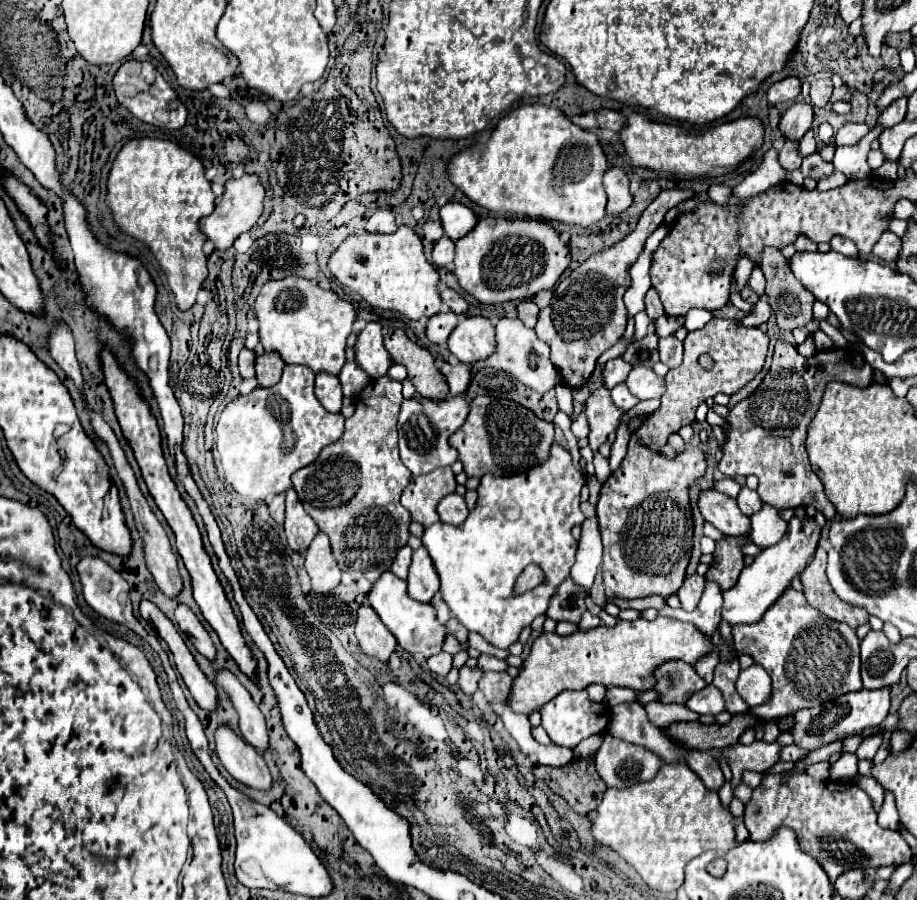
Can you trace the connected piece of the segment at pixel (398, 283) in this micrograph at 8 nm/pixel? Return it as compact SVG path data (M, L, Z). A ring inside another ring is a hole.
M407 226L393 234L353 234L329 258L329 270L343 284L375 308L395 310L411 320L435 316L441 310L437 290L439 272L427 262L421 238Z

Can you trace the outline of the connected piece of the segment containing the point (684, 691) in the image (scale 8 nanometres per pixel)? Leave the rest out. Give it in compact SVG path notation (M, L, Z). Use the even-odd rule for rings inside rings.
M665 662L657 668L657 686L661 692L661 702L683 704L695 690L705 688L705 680L697 676L695 668L685 662Z

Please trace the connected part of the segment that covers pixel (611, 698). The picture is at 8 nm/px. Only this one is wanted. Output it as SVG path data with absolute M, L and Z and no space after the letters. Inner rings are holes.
M609 688L603 702L607 702L609 706L617 706L623 702L637 702L637 692L629 688Z

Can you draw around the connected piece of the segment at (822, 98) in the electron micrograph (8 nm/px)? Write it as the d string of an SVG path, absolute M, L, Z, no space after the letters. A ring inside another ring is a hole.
M817 80L811 84L811 104L817 106L817 108L823 108L829 98L831 98L831 92L833 92L833 82L831 80Z

